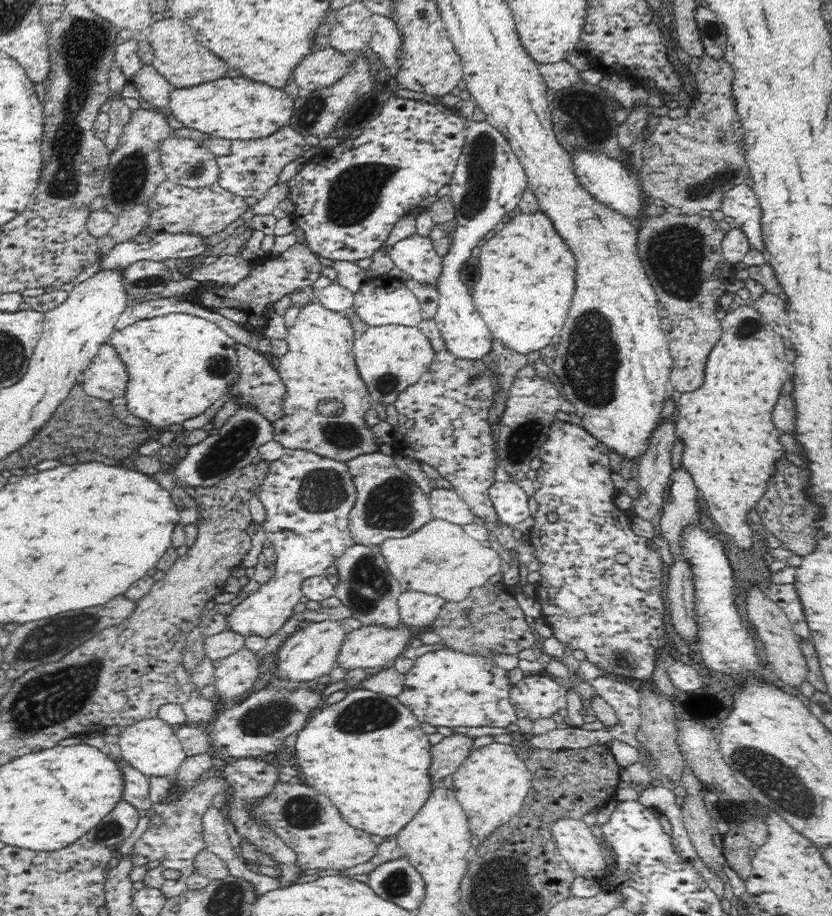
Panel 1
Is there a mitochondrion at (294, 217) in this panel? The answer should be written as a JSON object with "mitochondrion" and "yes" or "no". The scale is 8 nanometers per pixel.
{"mitochondrion":"no"}

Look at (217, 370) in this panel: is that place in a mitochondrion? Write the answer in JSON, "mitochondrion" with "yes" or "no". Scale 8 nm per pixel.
{"mitochondrion":"yes"}

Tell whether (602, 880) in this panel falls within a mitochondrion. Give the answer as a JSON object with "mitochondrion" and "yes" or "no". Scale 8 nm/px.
{"mitochondrion":"no"}

